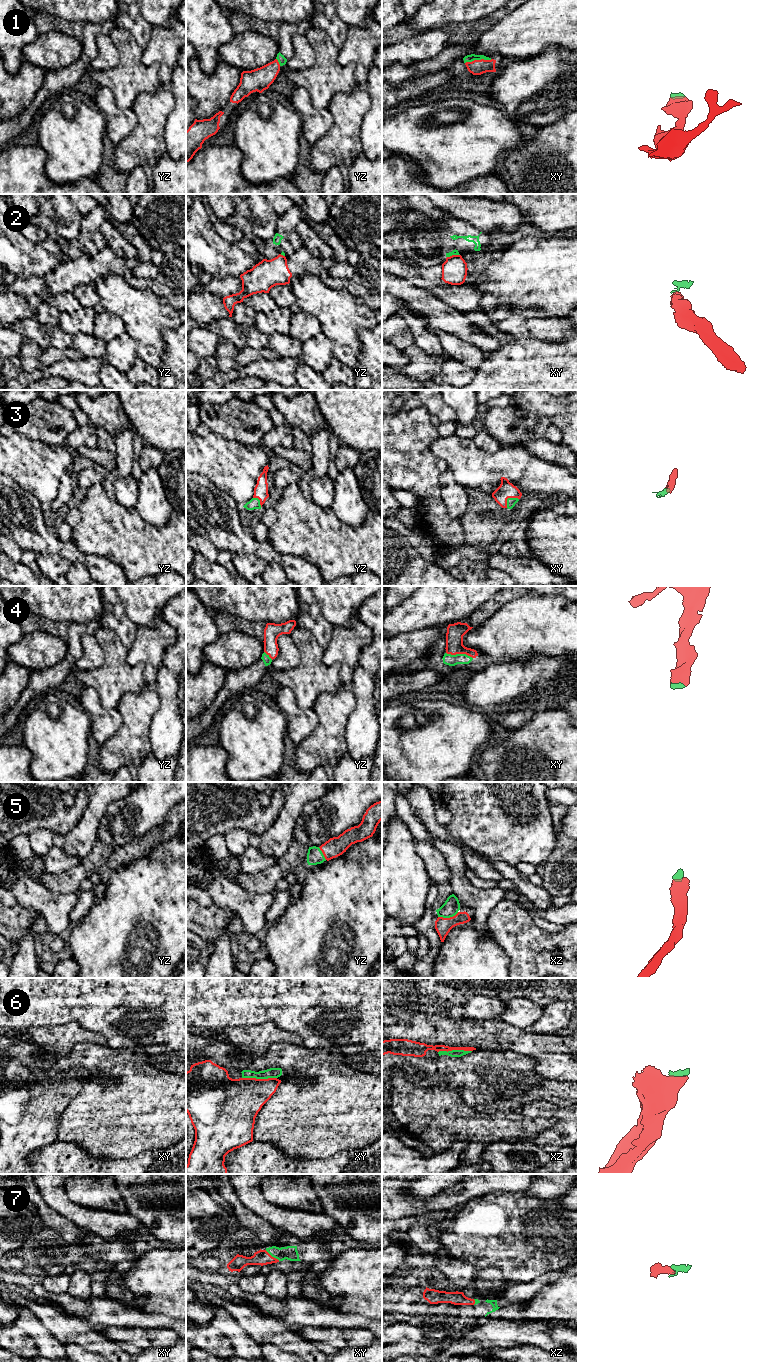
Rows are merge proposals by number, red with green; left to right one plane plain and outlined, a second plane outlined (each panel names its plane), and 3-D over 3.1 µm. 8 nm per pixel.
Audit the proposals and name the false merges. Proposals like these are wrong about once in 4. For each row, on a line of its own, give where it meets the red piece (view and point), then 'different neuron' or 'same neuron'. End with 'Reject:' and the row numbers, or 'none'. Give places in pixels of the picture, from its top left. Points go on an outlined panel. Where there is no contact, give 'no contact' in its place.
1: contact xy (478, 60); same neuron
2: contact xy (453, 255); different neuron
3: contact xy (508, 497); same neuron
4: contact xy (459, 653); same neuron
5: contact xz (448, 918); same neuron
6: contact xy (259, 1079); same neuron
7: contact xy (271, 1256); same neuron
Reject: 2

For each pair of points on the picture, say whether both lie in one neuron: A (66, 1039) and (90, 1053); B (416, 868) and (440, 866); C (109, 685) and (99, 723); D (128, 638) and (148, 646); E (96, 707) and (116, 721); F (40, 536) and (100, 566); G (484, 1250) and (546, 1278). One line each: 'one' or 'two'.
A: two
B: two
C: two
D: two
E: one
F: one
G: two

